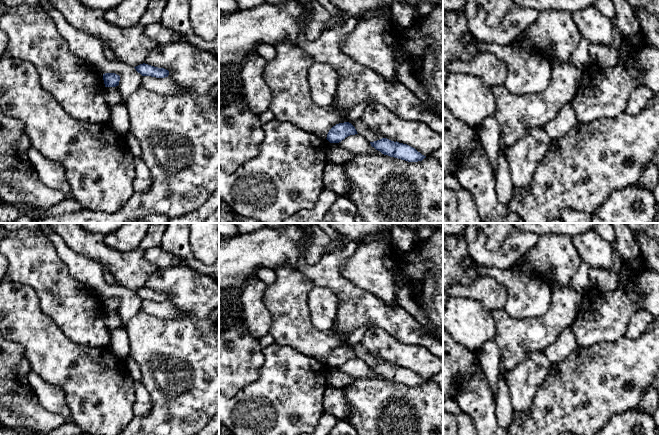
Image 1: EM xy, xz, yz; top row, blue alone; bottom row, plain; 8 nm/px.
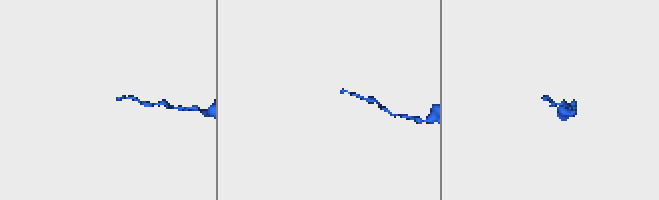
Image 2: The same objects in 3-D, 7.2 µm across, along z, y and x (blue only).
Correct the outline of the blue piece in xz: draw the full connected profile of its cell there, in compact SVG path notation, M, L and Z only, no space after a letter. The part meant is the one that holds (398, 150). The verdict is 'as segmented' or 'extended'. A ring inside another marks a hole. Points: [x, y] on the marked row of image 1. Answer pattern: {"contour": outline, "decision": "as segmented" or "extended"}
{"contour": "M382 138L380 140L370 142L370 144L384 155L408 162L418 162L426 158L426 156L422 155L415 148L397 141L391 141L387 138Z", "decision": "as segmented"}

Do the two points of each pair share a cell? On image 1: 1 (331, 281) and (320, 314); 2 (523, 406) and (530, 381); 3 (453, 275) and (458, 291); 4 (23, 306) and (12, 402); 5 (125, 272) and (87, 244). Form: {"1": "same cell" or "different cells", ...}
{"1": "different cells", "2": "same cell", "3": "different cells", "4": "different cells", "5": "same cell"}

